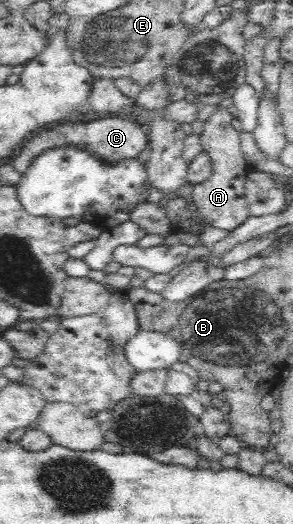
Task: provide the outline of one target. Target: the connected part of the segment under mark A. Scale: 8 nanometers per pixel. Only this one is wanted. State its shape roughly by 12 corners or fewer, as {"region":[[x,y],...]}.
{"region":[[229,109],[204,123],[212,161],[193,203],[209,225],[233,232],[249,217],[250,170]]}

